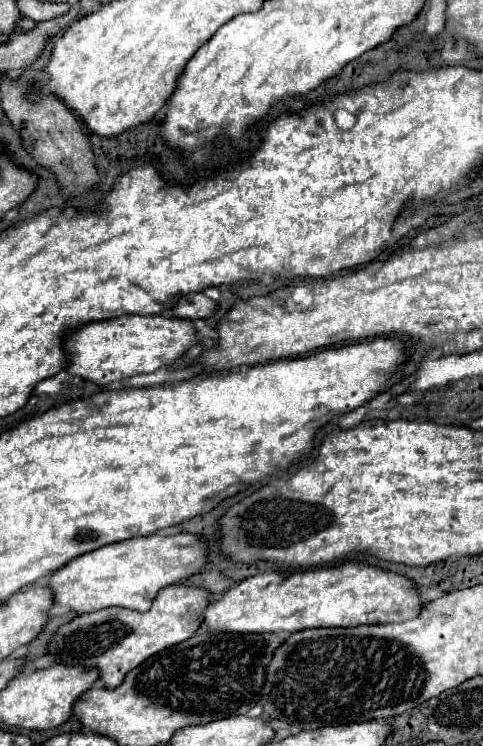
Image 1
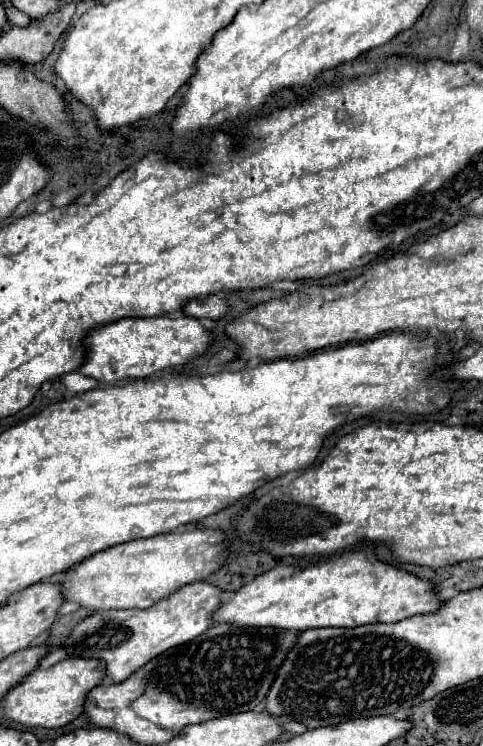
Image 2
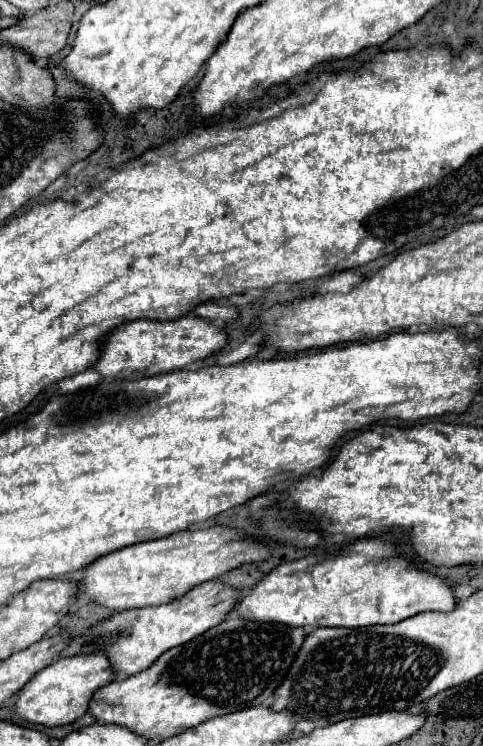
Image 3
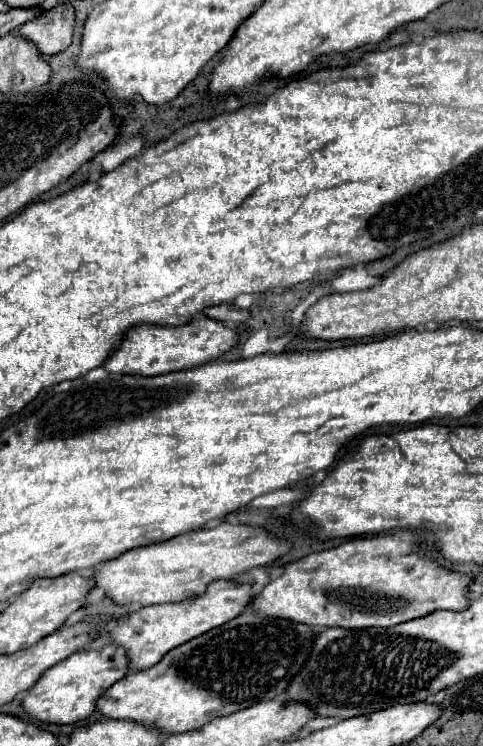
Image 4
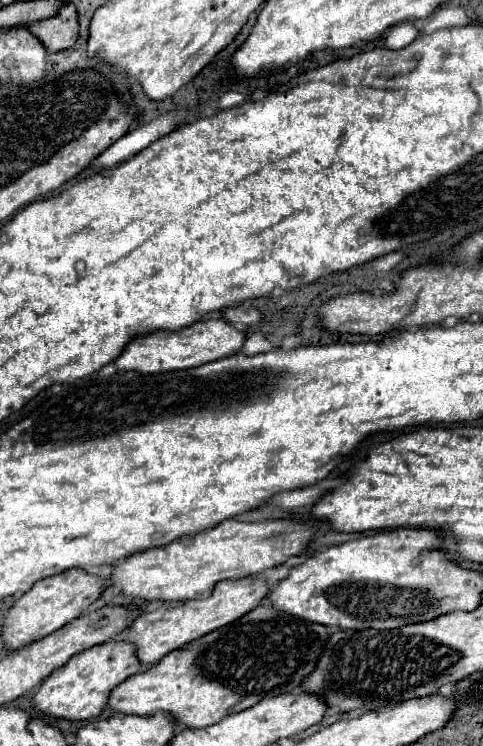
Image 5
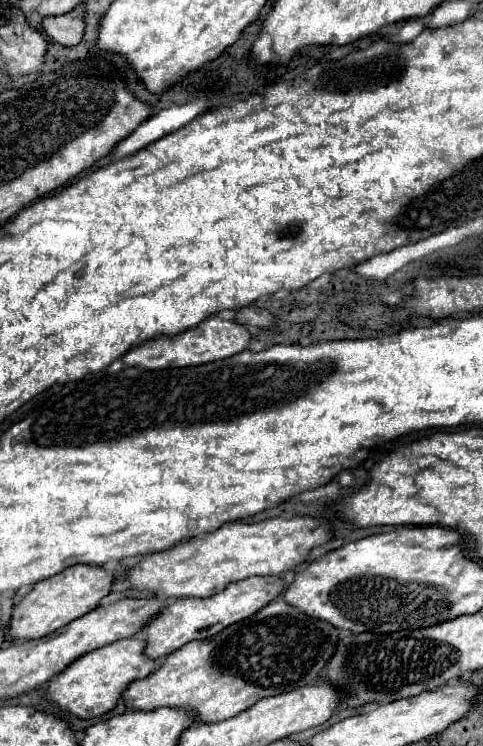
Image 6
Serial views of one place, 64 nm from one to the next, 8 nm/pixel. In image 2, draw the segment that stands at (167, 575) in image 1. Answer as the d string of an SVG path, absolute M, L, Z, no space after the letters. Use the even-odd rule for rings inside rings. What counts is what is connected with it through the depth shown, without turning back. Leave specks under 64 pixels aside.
M184 530L180 534L160 534L152 538L130 540L100 550L64 572L62 596L90 610L140 608L156 604L172 590L206 578L224 562L224 536L220 530Z

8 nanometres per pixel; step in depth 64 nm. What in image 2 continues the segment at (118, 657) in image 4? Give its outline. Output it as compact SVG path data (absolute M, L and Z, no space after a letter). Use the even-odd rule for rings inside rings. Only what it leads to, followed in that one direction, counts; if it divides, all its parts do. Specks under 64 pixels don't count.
M68 658L50 668L36 668L20 684L8 690L2 698L4 716L26 728L58 728L70 724L82 714L86 694L104 678L106 666L100 660Z

